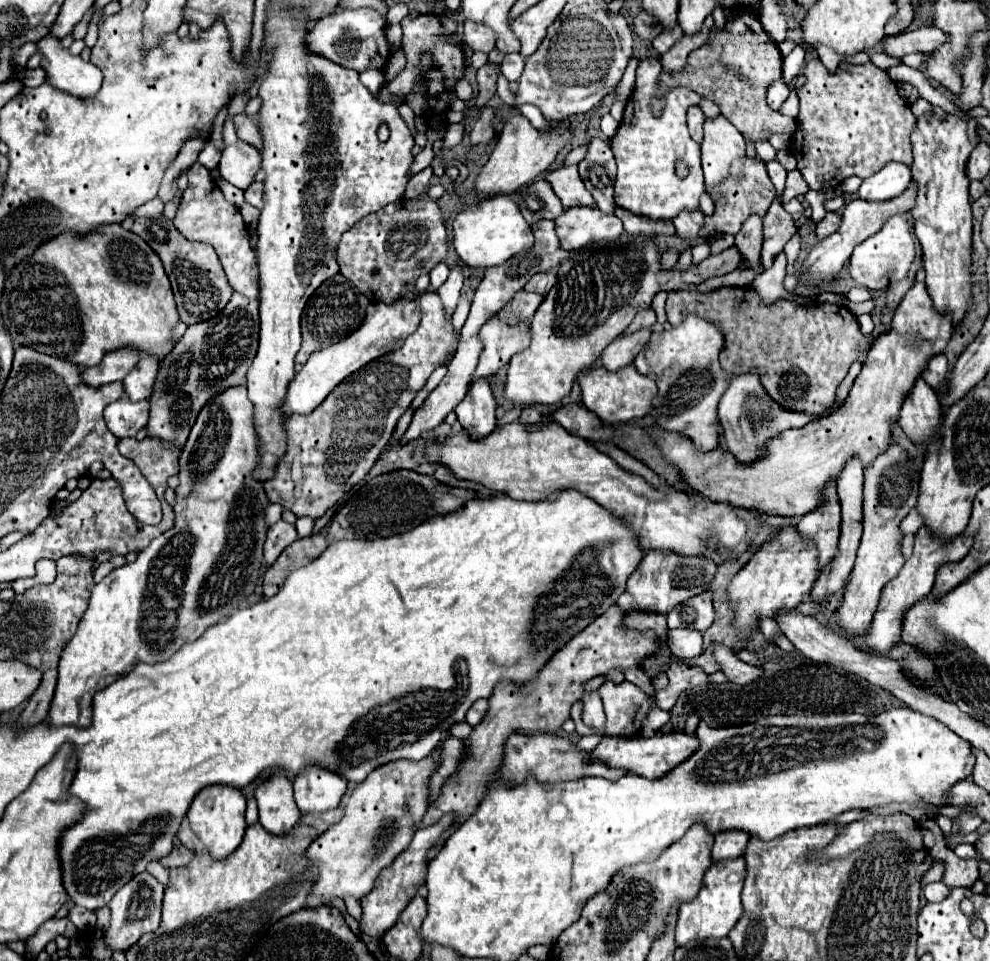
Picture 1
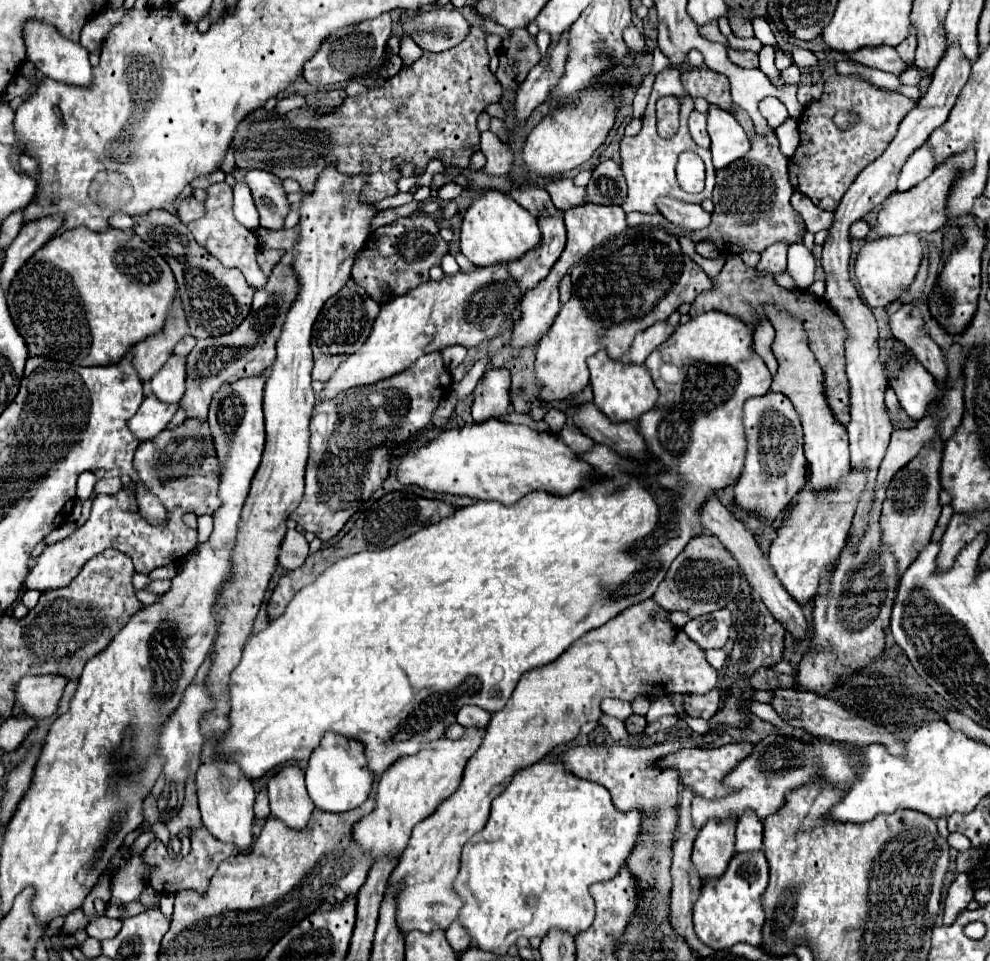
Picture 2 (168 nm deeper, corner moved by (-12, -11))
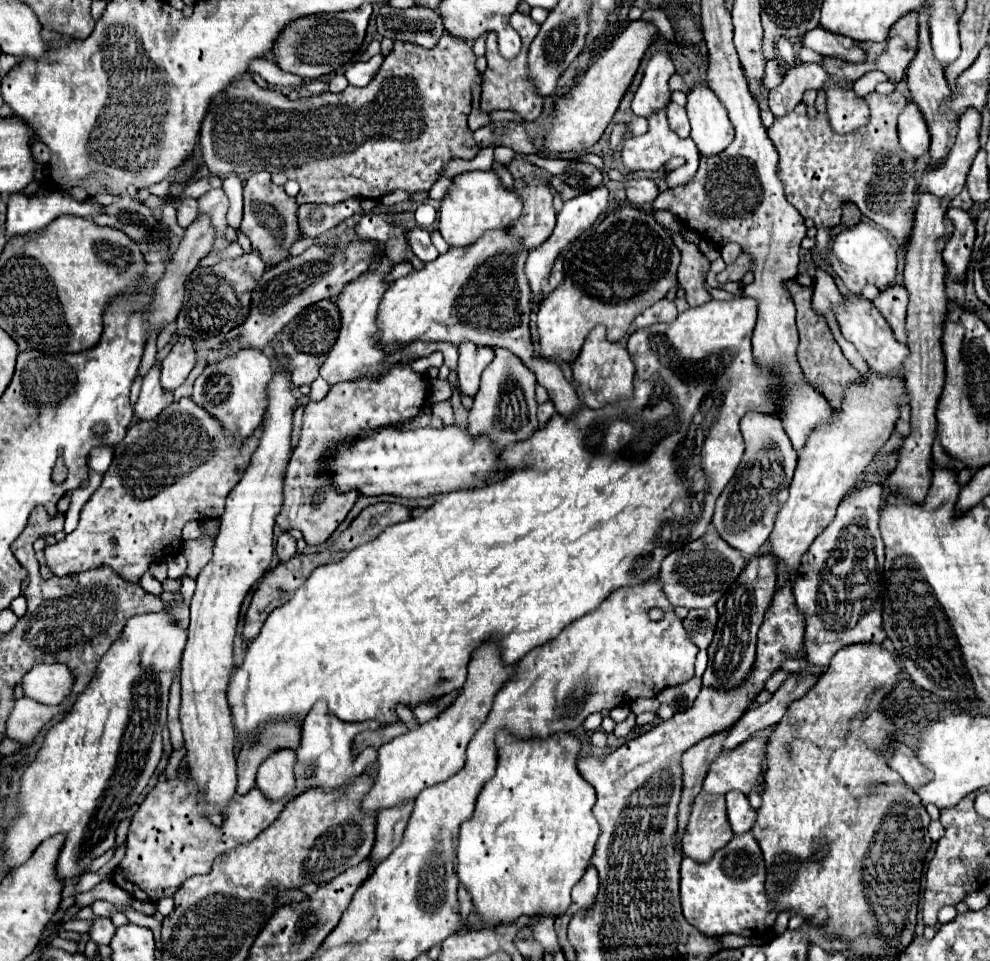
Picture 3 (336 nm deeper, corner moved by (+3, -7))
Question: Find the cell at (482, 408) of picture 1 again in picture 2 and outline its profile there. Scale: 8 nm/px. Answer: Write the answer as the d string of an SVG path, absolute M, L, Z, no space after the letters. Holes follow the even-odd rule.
M489 368L475 388L475 404L471 416L475 424L485 420L499 420L499 414L509 412L509 386L511 376L505 368Z

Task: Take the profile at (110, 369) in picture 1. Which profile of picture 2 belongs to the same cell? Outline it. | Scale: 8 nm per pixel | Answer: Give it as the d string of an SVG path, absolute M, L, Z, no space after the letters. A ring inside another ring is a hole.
M179 296L173 304L173 318L167 322L167 328L159 336L151 336L151 340L145 340L143 344L137 344L133 350L133 368L141 382L151 380L151 376L161 368L163 362L171 356L175 344L185 336L187 332L187 320L183 316L183 308L179 304Z

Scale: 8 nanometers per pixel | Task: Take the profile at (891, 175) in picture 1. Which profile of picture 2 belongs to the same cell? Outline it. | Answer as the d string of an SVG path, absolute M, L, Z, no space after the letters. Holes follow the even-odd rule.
M923 144L919 150L915 150L905 166L901 168L899 180L897 180L897 192L907 192L919 182L923 182L931 172L935 170L935 164L931 164L931 150L927 144Z

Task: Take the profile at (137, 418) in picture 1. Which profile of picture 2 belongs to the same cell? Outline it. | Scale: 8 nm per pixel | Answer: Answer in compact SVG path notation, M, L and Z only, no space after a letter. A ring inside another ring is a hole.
M147 396L137 414L127 422L127 428L141 442L155 438L177 412L177 404L163 404L155 396Z

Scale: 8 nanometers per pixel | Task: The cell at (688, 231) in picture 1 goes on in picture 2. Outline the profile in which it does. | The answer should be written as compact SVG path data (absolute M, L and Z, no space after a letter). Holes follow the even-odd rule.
M659 200L659 212L675 226L689 232L703 230L711 224L711 214L705 212L699 204L687 204L681 200Z

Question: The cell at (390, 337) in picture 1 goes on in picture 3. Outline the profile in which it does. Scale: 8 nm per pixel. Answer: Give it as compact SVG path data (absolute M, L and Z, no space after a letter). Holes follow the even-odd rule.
M492 230L486 232L476 244L464 248L450 248L440 254L436 260L424 264L422 270L414 270L408 276L390 284L388 292L382 298L378 312L378 328L380 328L380 344L410 344L416 340L424 342L452 342L460 344L462 340L472 340L474 344L484 346L504 346L512 350L520 360L536 372L538 384L544 386L560 414L572 414L580 406L576 390L564 378L562 368L554 360L544 360L534 352L534 344L530 338L530 312L532 312L532 292L528 278L524 274L528 258L528 248L524 248L522 240L508 230Z

